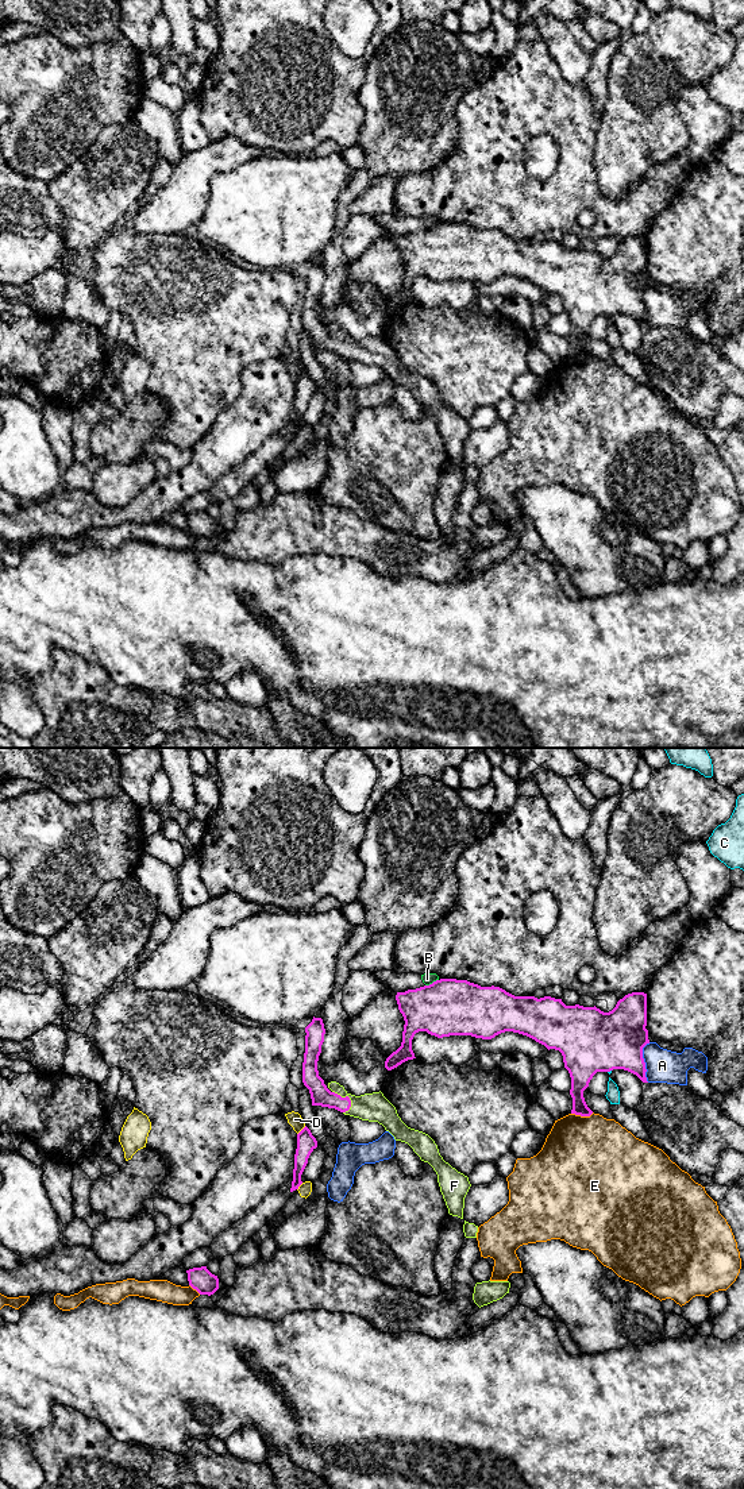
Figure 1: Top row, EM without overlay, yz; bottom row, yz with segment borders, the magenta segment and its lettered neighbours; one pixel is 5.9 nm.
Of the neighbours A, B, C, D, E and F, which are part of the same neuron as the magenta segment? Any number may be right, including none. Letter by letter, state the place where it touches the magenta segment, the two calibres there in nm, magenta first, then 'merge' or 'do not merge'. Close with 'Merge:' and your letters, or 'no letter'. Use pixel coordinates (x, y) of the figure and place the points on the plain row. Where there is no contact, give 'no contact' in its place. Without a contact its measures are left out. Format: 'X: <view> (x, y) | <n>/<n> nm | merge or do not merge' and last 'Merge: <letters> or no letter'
A: yz (644, 307) | 340/200 nm | do not merge
B: yz (432, 227) | 340/70 nm | do not merge
C: yz (609, 315) | 380/20 nm | do not merge
D: yz (301, 374) | 110/90 nm | do not merge
E: yz (582, 359) | 140/500 nm | do not merge
F: yz (347, 340) | 120/180 nm | merge
Merge: F

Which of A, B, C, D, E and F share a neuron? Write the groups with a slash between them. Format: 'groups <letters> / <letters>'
groups A / B / C / D / E / F

